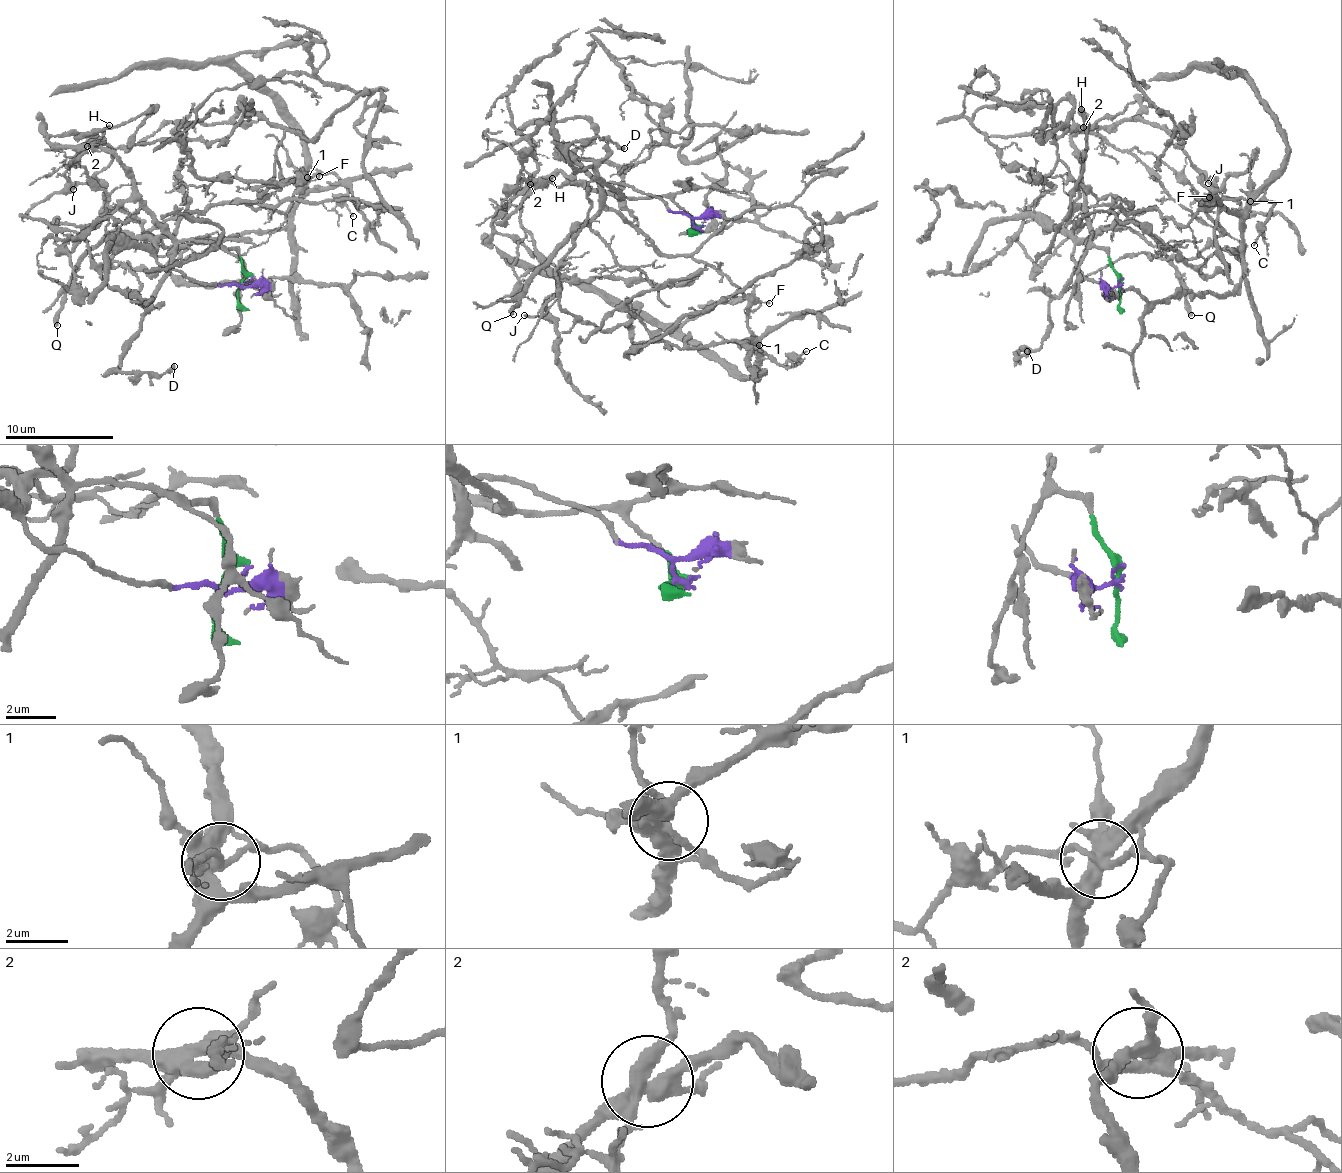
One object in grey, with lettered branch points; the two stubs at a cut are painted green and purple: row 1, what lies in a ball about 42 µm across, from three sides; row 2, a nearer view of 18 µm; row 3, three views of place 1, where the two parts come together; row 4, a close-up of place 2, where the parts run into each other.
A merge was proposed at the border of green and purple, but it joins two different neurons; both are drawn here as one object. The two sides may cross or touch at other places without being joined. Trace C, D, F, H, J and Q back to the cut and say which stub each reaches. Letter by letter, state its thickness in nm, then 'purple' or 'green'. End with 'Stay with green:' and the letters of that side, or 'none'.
C: calibre 110 nm; purple
D: calibre 280 nm; green
F: calibre 120 nm; purple
H: calibre 130 nm; green
J: calibre 190 nm; green
Q: calibre 320 nm; purple
Stay with green: D, H, J

